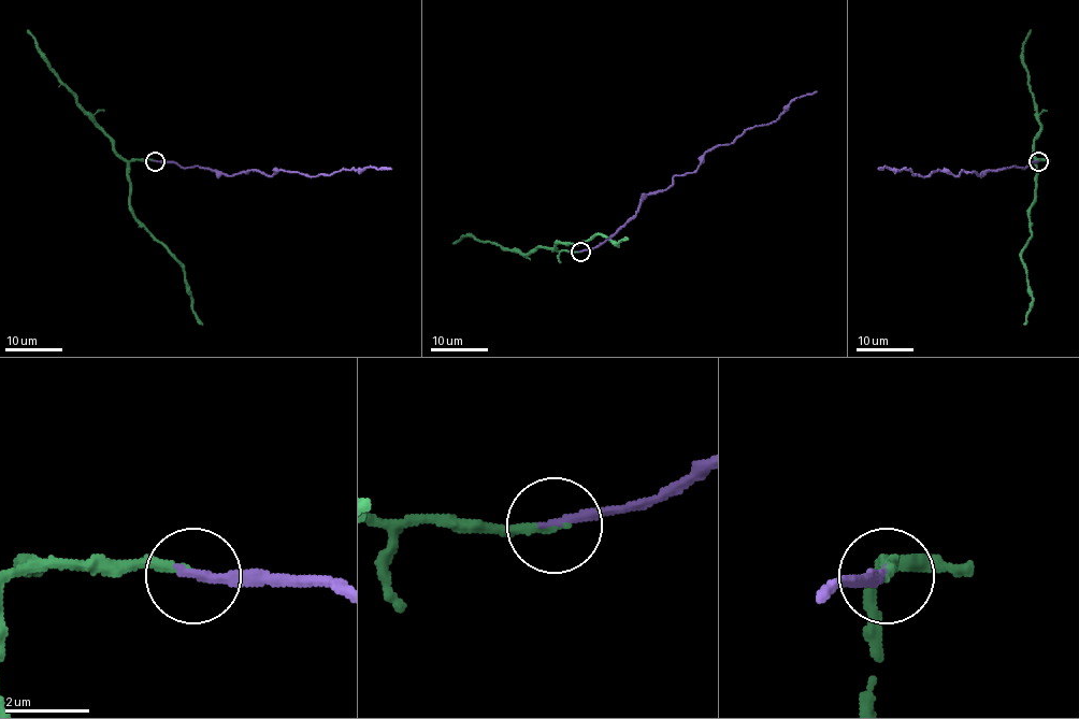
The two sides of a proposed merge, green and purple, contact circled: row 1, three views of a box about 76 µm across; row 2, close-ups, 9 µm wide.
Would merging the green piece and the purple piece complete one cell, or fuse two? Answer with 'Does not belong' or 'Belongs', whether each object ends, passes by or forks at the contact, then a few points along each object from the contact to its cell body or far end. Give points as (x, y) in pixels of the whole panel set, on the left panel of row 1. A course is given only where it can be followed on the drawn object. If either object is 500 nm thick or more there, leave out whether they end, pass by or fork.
Belongs. At the ring green ends. At the ring purple ends. Course of green: (156, 161), (132, 160), (130, 162), (131, 213), (183, 269), (186, 292), (203, 325). Course of purple: (156, 161), (207, 167), (221, 174), (258, 170), (271, 175), (281, 170), (315, 175), (346, 169), (391, 167)

